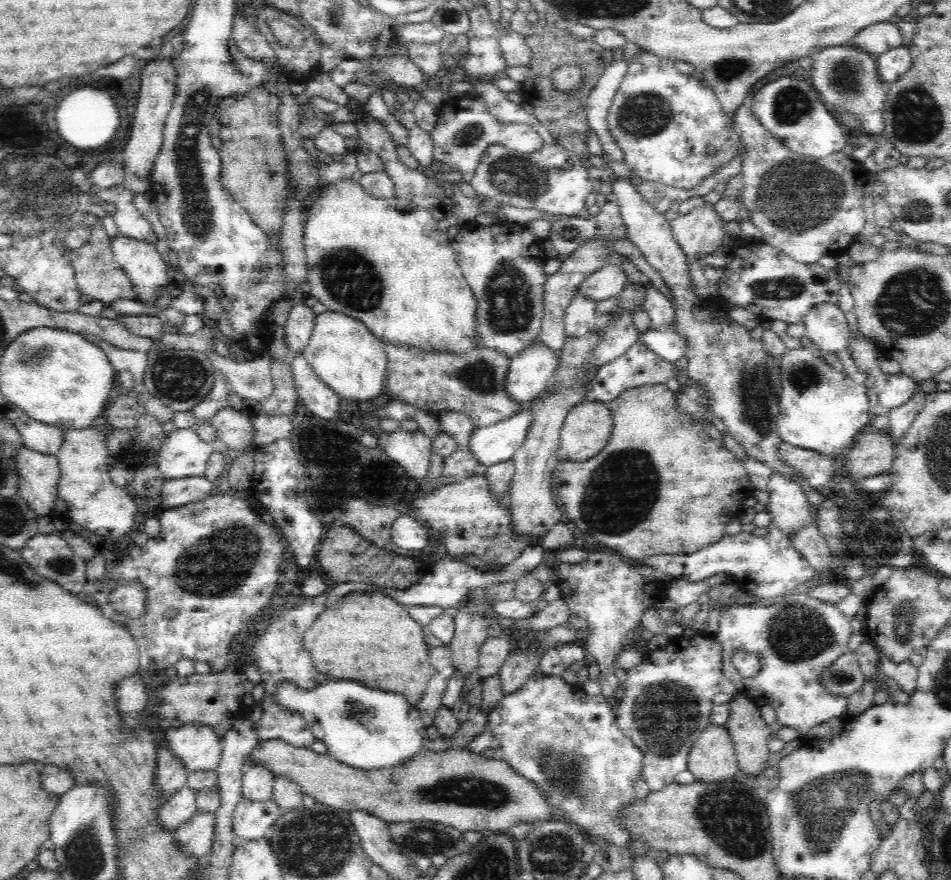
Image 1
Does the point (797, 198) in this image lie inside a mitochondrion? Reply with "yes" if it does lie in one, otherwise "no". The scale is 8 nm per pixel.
yes

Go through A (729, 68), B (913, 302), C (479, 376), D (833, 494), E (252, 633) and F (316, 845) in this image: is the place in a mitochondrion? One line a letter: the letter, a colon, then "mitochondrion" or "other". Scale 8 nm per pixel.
A: mitochondrion
B: mitochondrion
C: mitochondrion
D: other
E: other
F: mitochondrion

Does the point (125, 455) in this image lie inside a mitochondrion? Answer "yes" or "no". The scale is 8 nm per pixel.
no

